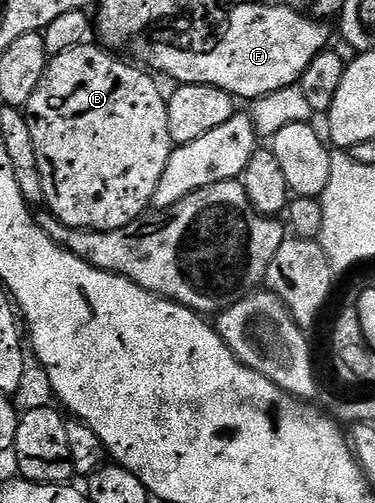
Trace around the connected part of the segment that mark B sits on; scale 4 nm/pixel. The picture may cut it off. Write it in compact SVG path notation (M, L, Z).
M92 42L79 44L74 46L74 50L66 50L49 59L48 68L42 74L38 90L34 90L26 106L26 115L30 122L30 138L34 138L34 154L38 154L38 174L42 178L44 204L47 211L53 212L66 226L83 228L86 232L105 232L125 228L127 224L140 219L149 211L152 195L156 193L158 182L166 170L166 162L170 162L174 145L170 138L170 126L166 126L168 102L165 93L160 93L160 88L156 85L157 77L149 74L143 67L135 68L134 65L119 60L116 57L119 55L113 54L107 47L93 44Z

